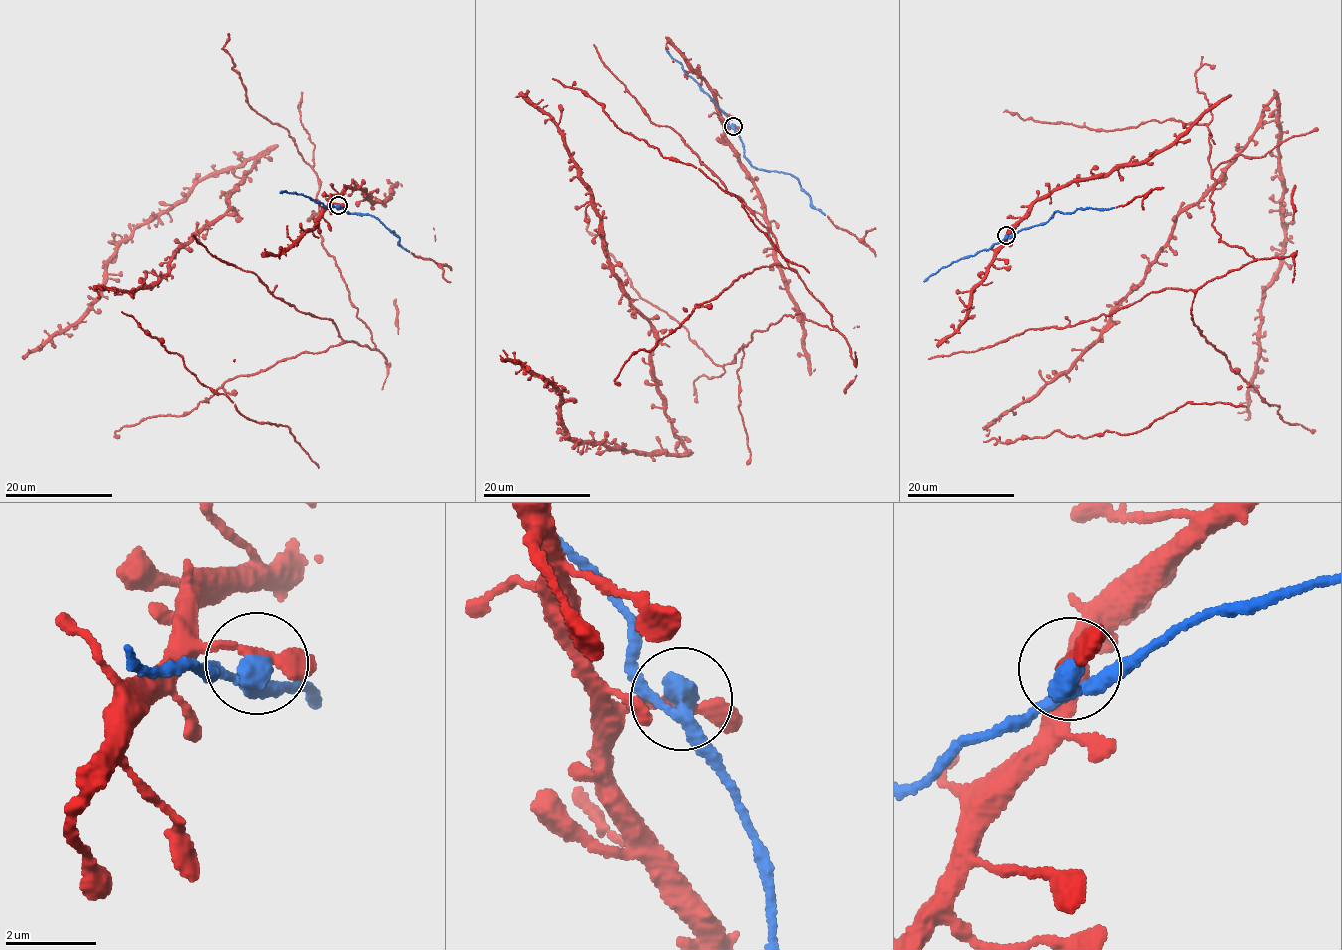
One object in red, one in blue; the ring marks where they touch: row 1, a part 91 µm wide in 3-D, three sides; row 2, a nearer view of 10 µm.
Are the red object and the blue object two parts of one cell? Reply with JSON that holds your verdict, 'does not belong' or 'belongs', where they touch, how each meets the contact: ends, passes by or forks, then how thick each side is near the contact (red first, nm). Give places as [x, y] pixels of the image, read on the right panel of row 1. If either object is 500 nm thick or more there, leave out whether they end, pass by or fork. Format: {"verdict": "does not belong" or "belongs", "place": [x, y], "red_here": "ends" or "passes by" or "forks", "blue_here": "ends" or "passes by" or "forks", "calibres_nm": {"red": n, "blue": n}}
{"verdict": "belongs", "place": [1006, 235], "red_here": "passes by", "blue_here": "passes by", "calibres_nm": {"red": 240, "blue": 360}}

